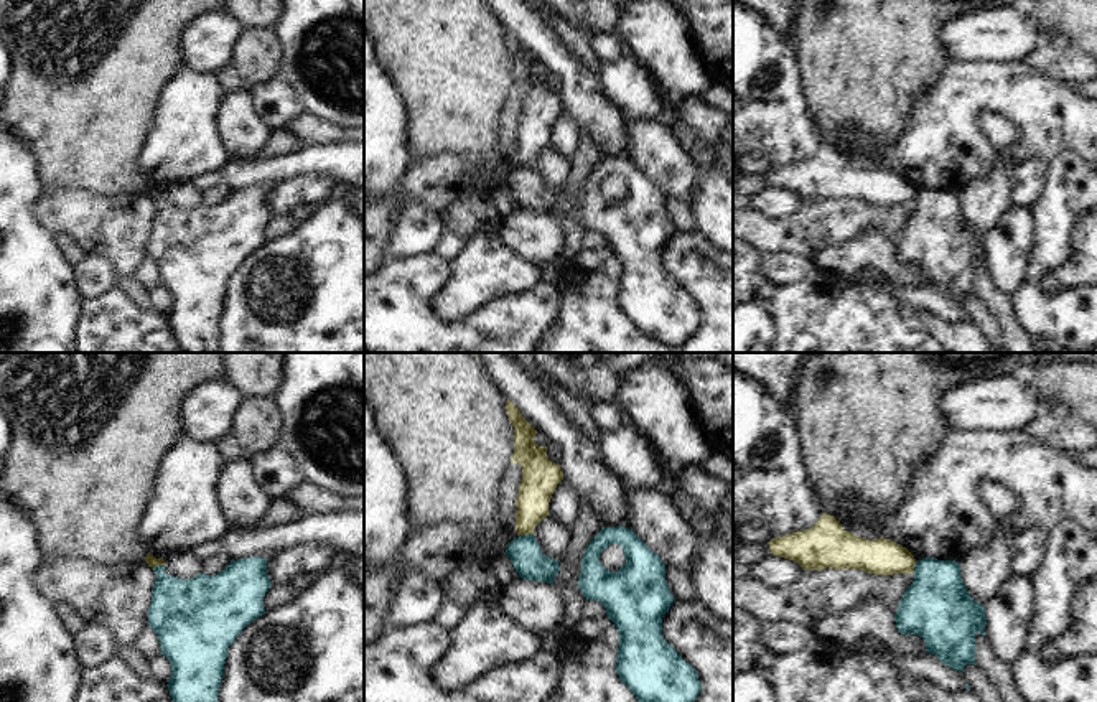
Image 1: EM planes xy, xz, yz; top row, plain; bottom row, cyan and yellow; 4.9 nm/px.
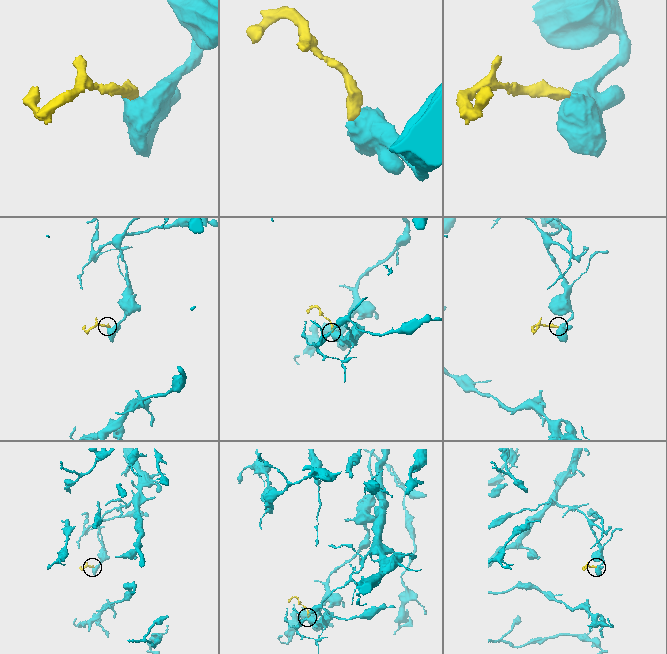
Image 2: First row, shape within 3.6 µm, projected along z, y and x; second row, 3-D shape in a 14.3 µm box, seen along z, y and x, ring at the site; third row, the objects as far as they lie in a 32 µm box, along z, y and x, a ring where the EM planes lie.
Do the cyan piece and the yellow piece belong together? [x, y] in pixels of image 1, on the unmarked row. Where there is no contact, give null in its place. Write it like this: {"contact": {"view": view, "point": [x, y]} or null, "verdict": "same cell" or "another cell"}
{"contact": {"view": "xz", "point": [526, 165]}, "verdict": "another cell"}

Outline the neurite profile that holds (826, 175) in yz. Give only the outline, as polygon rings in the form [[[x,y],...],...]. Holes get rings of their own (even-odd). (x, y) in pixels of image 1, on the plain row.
[[[824,143],[807,161],[771,170],[773,186],[797,193],[804,201],[858,199],[876,206],[911,204],[916,190],[889,170],[865,170],[845,161],[833,147]]]

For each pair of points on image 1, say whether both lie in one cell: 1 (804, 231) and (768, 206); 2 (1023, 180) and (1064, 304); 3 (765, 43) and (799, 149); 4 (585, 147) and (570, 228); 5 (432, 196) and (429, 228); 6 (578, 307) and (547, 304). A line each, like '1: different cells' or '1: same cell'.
1: different cells
2: different cells
3: same cell
4: same cell
5: different cells
6: different cells

